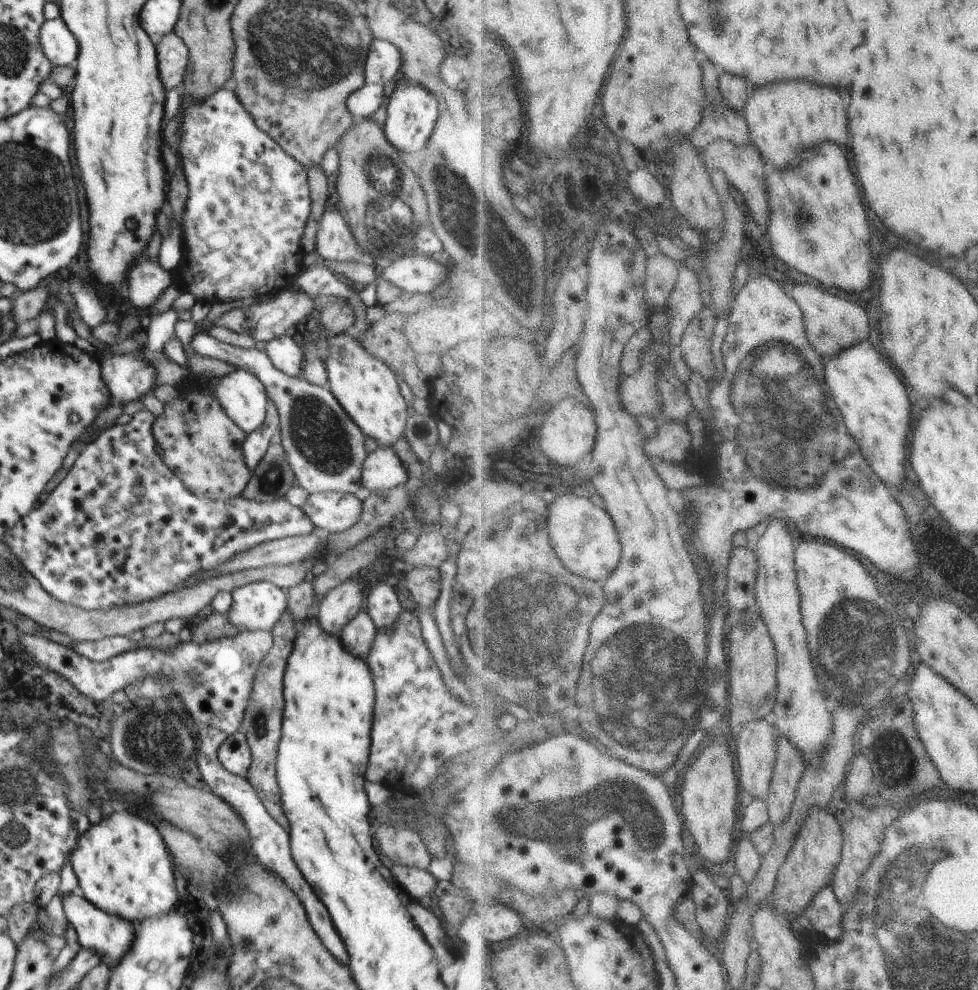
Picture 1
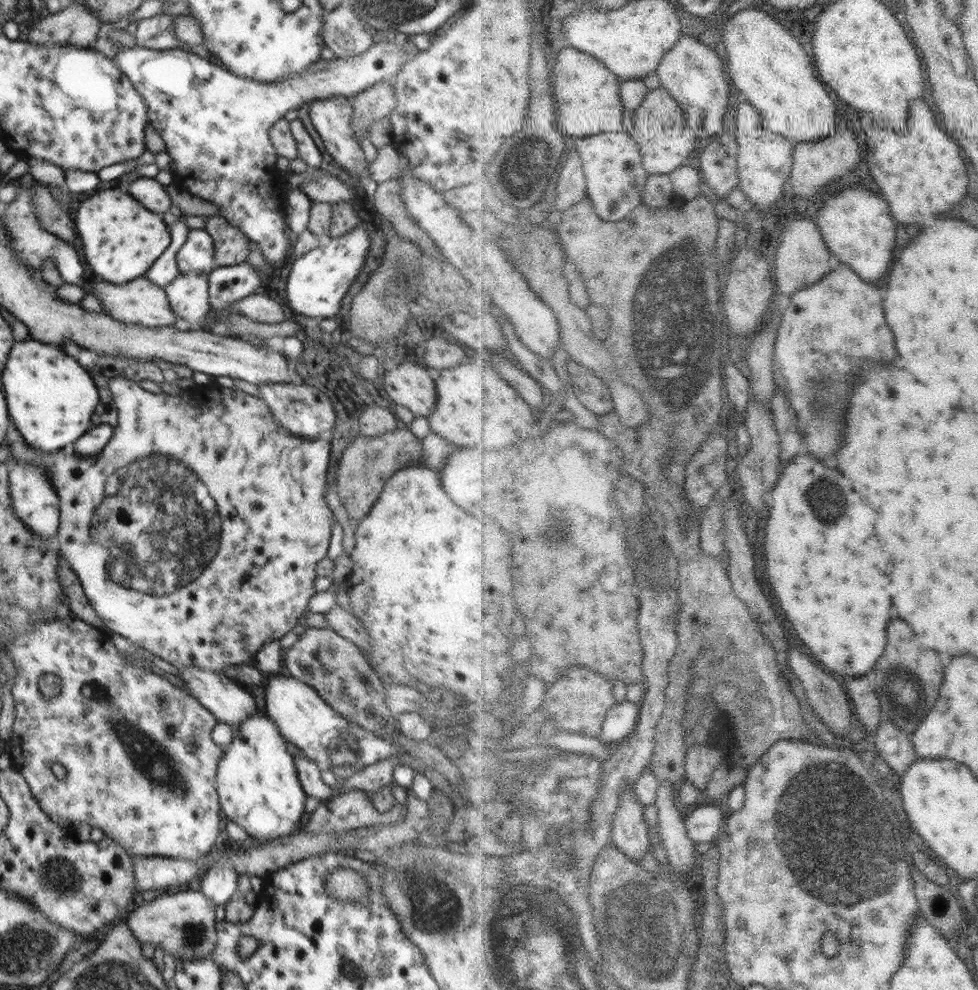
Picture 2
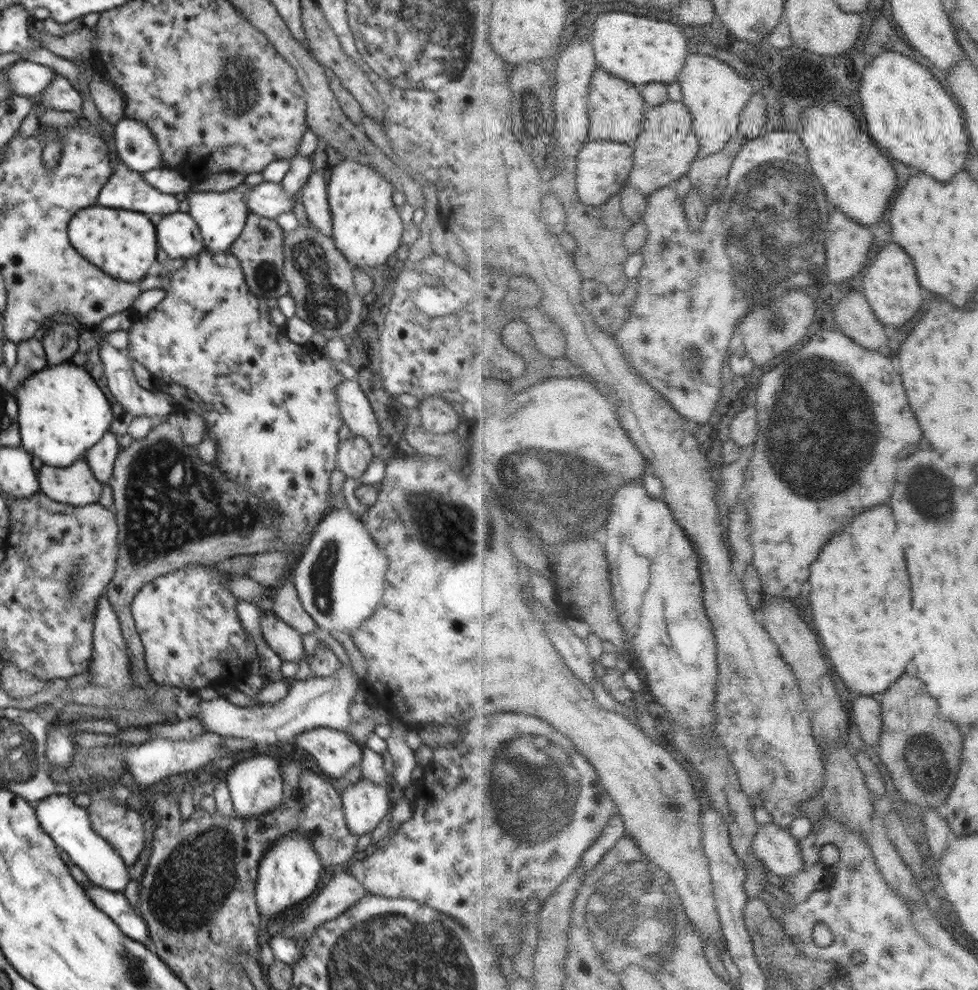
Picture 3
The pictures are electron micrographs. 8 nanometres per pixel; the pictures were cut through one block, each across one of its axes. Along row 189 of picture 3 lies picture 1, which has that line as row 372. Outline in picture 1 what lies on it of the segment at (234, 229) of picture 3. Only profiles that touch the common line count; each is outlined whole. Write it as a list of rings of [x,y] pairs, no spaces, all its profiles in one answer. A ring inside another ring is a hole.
[[[236,369],[222,377],[200,378],[212,390],[226,416],[246,434],[258,430],[267,415],[266,388],[252,372]]]

